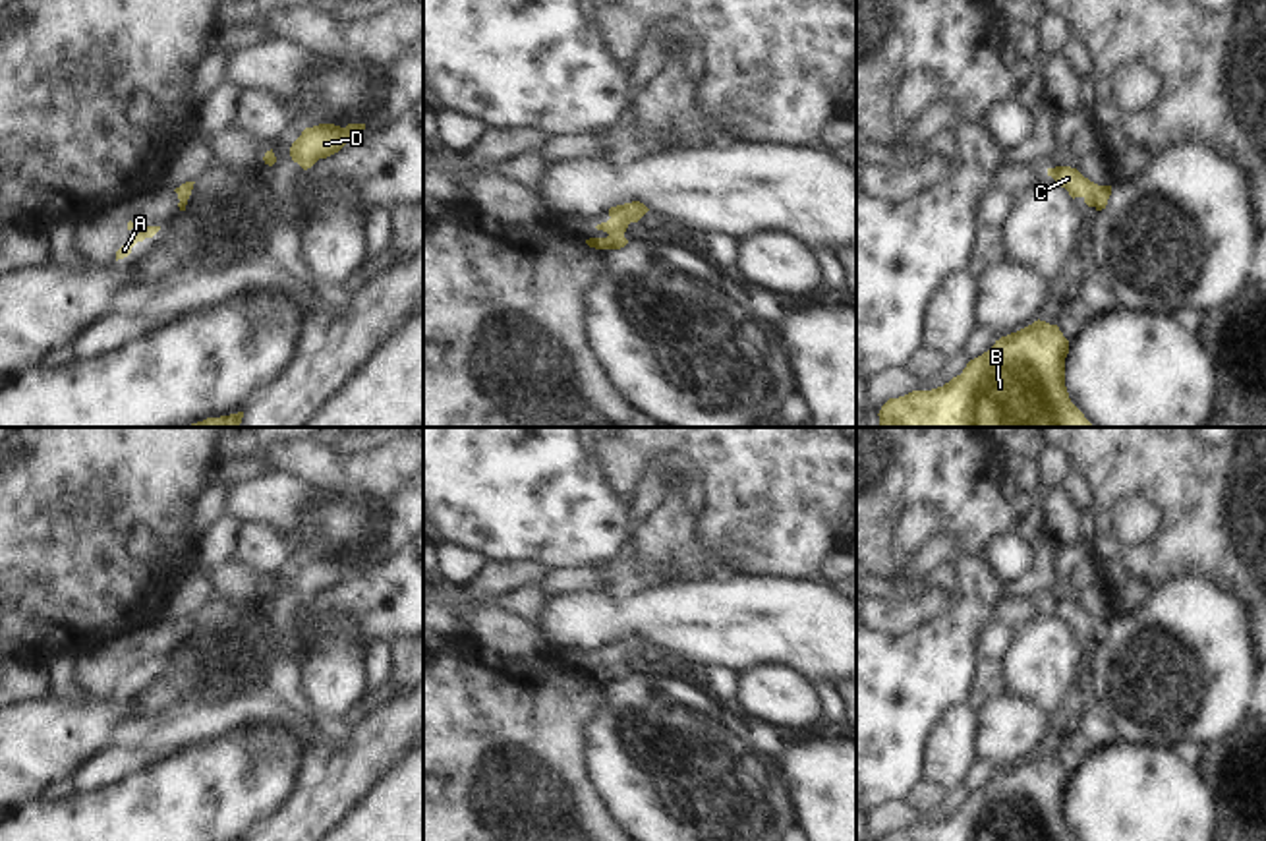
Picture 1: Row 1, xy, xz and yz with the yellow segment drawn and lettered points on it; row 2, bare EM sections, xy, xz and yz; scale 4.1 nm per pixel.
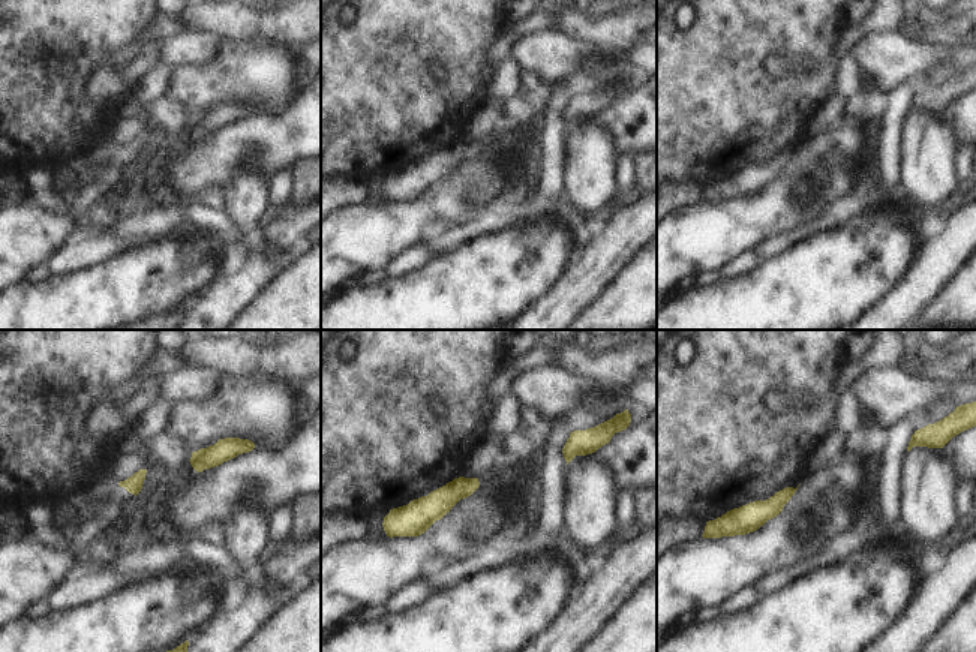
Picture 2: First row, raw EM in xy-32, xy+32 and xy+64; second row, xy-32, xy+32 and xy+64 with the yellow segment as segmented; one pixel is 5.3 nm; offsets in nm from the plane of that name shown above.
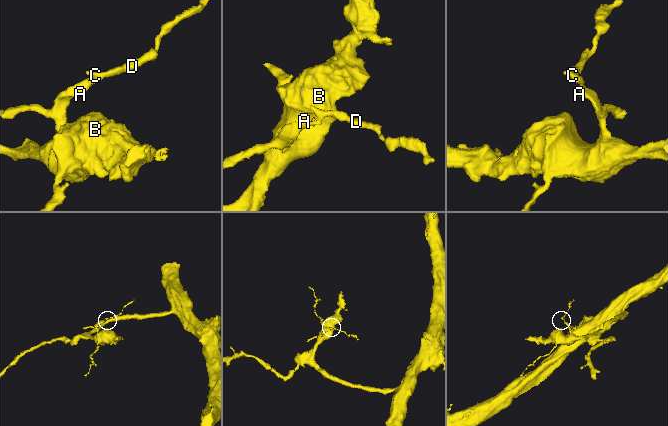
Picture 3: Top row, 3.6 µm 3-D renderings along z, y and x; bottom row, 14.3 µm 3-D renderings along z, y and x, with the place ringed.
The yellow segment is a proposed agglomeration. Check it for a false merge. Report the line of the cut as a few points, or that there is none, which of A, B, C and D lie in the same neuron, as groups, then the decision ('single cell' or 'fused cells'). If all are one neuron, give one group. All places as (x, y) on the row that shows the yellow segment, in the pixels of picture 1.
cut none; groups A B C D; single cell

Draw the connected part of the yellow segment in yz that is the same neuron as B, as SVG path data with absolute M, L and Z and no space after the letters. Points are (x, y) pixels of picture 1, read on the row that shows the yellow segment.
M1038 319L995 340L943 387L889 398L878 414L879 427L1094 427L1069 398L1067 354L1059 327Z

